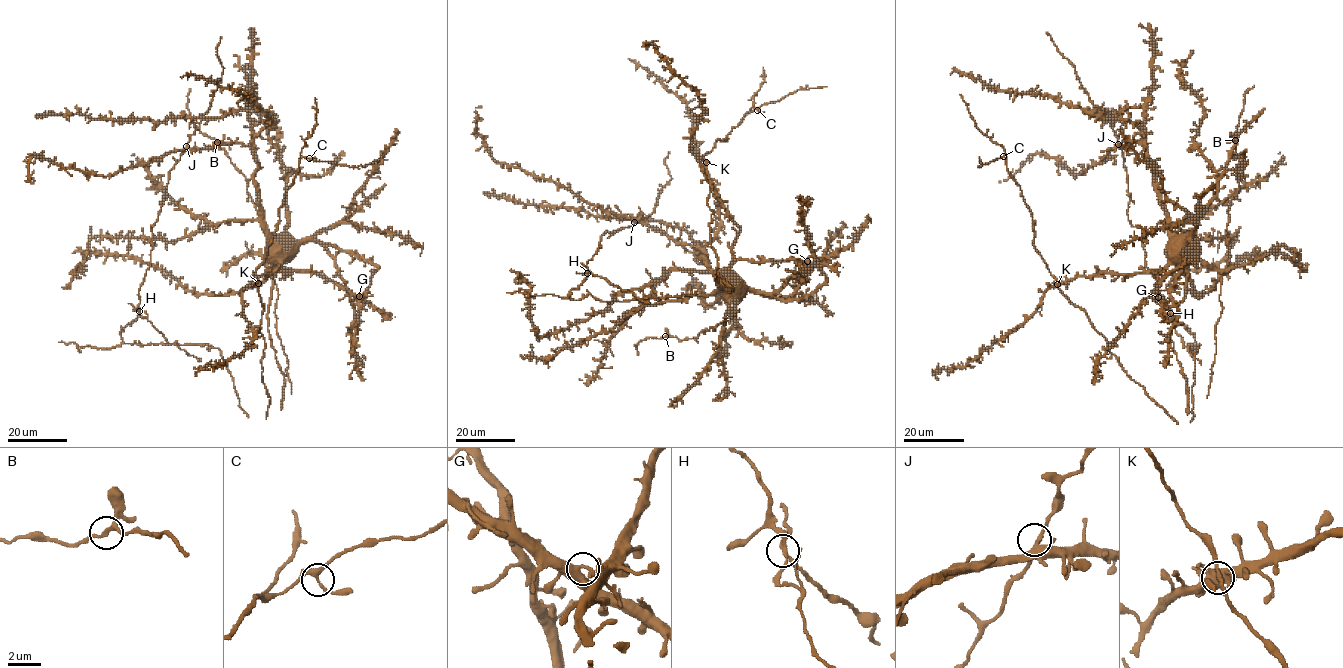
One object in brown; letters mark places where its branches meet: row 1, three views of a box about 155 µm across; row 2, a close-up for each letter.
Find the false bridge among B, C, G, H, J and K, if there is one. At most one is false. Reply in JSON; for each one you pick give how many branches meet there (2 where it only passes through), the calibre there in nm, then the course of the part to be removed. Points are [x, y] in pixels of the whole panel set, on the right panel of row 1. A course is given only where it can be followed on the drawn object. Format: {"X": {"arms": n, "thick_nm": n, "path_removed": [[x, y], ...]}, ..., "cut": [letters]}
{"H": {"arms": 4, "thick_nm": 200, "path_removed": [[1170, 313], [1175, 331], [1200, 364]]}, "cut": ["H"]}

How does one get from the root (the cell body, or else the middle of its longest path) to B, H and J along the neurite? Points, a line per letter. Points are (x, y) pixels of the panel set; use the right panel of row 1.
B: (1175, 245), (1225, 270), (1229, 260), (1228, 210), (1239, 186), (1235, 139)
H: (1175, 245), (1183, 236), (1147, 150), (1117, 144), (1127, 219), (1143, 231), (1170, 313)
J: (1175, 245), (1183, 236), (1175, 237), (1169, 225), (1147, 150), (1140, 141), (1124, 146), (1118, 144)

